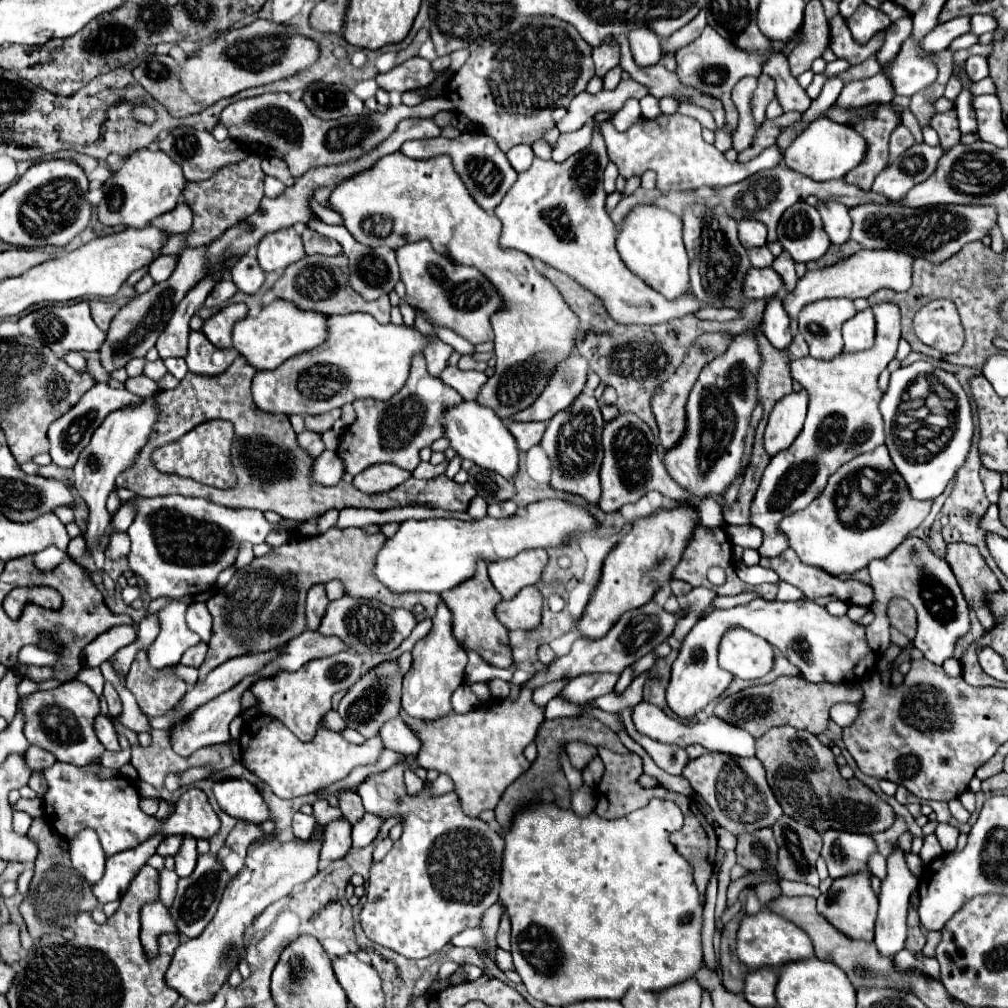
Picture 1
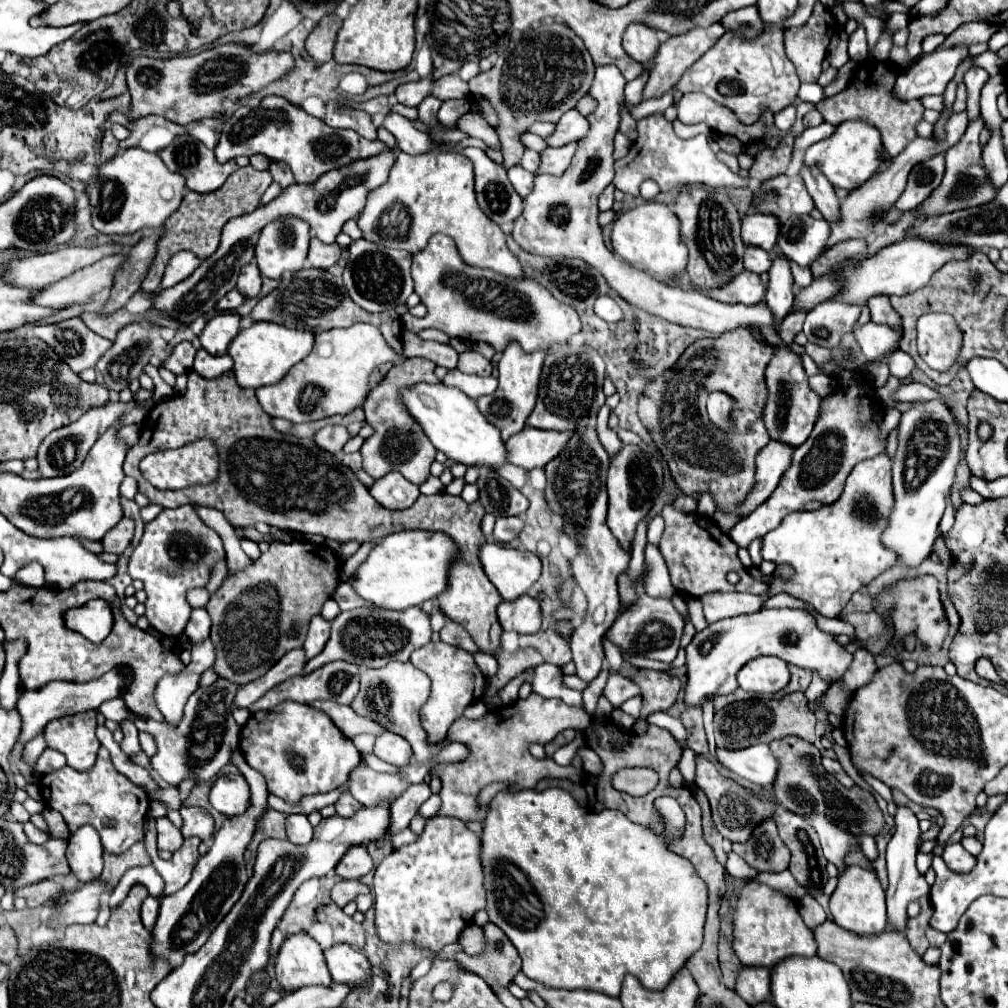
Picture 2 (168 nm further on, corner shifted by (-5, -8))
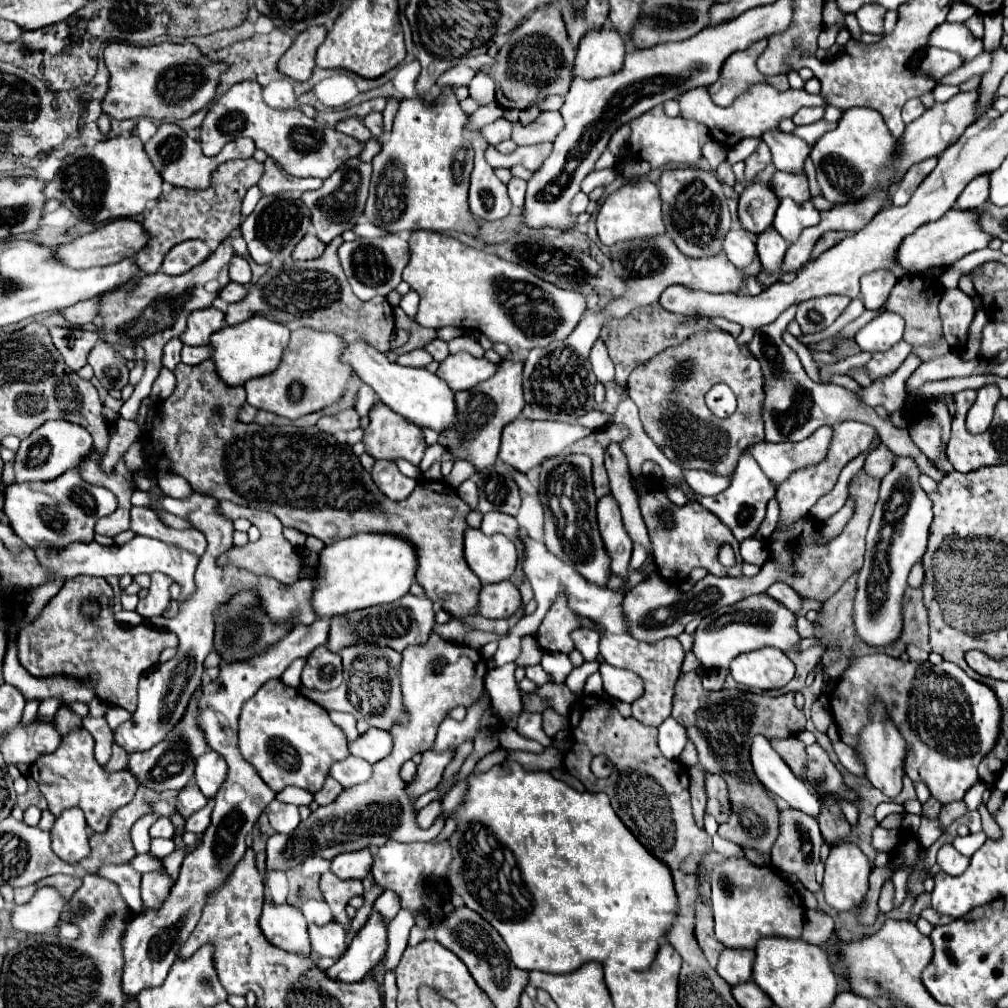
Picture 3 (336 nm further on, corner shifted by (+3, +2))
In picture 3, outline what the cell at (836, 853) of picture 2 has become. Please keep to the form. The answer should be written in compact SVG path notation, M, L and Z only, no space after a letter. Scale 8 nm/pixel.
M755 737L751 747L751 763L755 775L773 793L785 799L793 809L799 809L811 817L817 817L821 807L817 795L813 795L801 779L797 779L787 763L771 749L765 737Z

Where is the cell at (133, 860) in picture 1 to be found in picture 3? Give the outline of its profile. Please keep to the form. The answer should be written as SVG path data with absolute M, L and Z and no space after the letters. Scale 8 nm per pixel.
M51 887L39 889L29 903L13 905L11 925L17 931L49 931L61 913L65 901Z

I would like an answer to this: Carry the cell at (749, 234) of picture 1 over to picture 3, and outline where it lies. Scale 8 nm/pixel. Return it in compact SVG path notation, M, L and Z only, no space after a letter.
M755 181L739 197L739 221L743 229L759 235L771 227L775 209L779 207L779 197L771 183Z

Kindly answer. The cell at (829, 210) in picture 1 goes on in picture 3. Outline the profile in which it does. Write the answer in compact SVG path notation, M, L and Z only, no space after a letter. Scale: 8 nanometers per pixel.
M767 129L763 131L761 139L767 143L773 155L775 169L789 173L803 171L803 163L809 155L809 145L803 139L799 139L793 133L785 133L781 129Z

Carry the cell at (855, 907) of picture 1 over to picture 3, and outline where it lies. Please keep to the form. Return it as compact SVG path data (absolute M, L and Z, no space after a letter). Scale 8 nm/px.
M835 843L825 861L825 879L821 885L825 901L837 911L853 911L869 889L871 869L871 861L855 843Z

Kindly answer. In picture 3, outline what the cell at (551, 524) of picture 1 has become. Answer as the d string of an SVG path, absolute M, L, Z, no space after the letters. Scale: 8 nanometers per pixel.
M357 533L335 545L325 547L319 553L315 569L313 611L317 617L335 617L351 611L367 609L401 599L409 593L409 585L415 581L415 547L407 545L399 537L379 533Z

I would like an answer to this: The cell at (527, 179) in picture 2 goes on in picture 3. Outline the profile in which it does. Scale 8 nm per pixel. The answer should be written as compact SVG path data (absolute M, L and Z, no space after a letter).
M513 177L511 179L511 183L507 185L509 187L509 197L511 197L511 203L513 203L513 207L517 207L517 209L523 209L523 205L525 205L525 181L521 181L521 179L517 179L517 177Z

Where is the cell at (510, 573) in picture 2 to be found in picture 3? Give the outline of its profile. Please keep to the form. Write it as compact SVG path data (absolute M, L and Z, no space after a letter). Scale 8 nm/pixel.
M481 529L465 531L465 559L471 571L489 583L505 581L517 565L517 549L505 535L485 535Z

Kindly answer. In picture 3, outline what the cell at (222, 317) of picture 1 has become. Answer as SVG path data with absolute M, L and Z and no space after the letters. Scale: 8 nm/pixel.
M215 307L195 311L187 317L187 329L179 337L185 345L207 345L209 337L223 327L225 315Z

